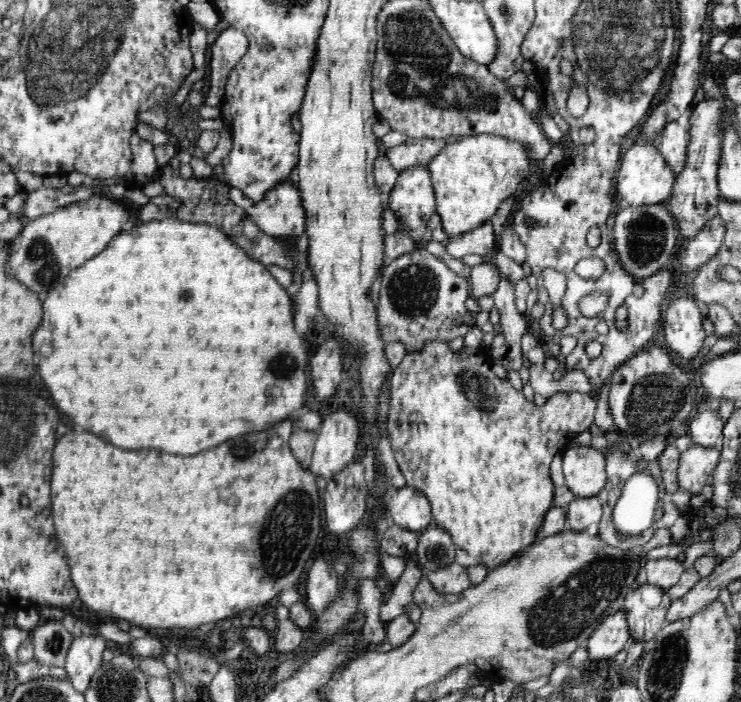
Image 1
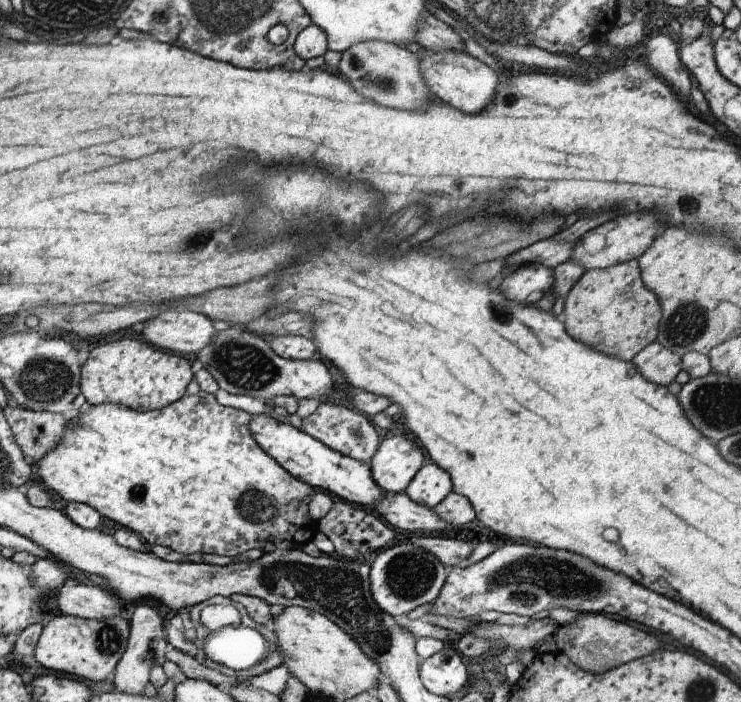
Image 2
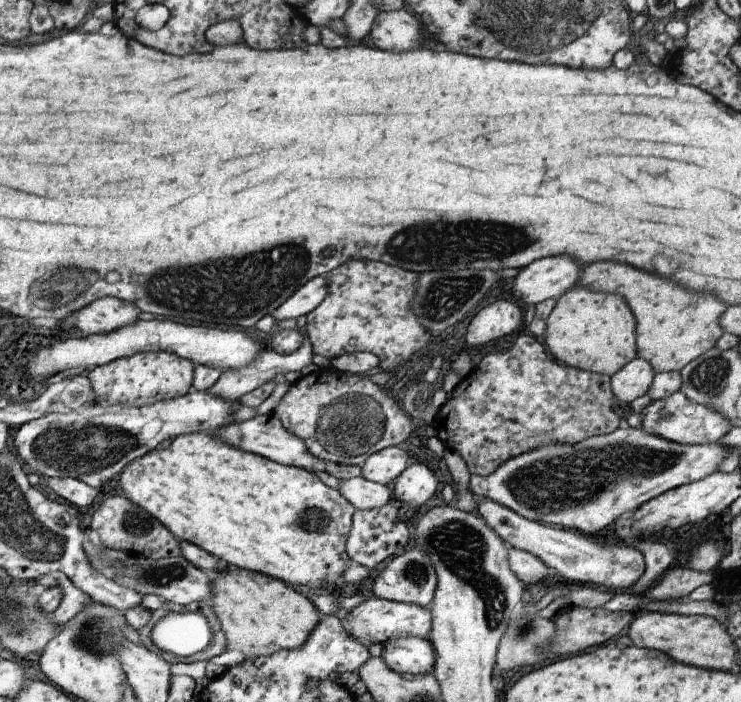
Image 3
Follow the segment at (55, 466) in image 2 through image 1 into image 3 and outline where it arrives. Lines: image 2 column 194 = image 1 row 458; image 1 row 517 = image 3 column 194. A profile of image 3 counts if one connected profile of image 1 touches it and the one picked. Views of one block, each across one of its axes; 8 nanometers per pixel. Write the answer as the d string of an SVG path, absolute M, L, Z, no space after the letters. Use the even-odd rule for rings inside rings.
M189 433L178 436L174 438L174 442L168 448L164 448L164 450L155 449L145 456L130 462L120 474L119 493L135 506L148 512L156 520L160 520L160 523L169 532L172 532L172 535L176 539L198 546L200 549L208 552L208 555L218 558L228 566L234 566L238 569L248 570L254 573L261 573L272 579L277 579L292 585L309 585L310 587L325 588L324 586L326 584L332 584L336 578L340 578L340 574L345 573L346 566L349 564L350 558L347 556L345 547L351 532L353 515L355 514L356 508L340 491L329 488L320 481L318 476L315 476L310 471L273 462L272 459L241 450L240 447L231 446L222 439L208 435L207 433Z

